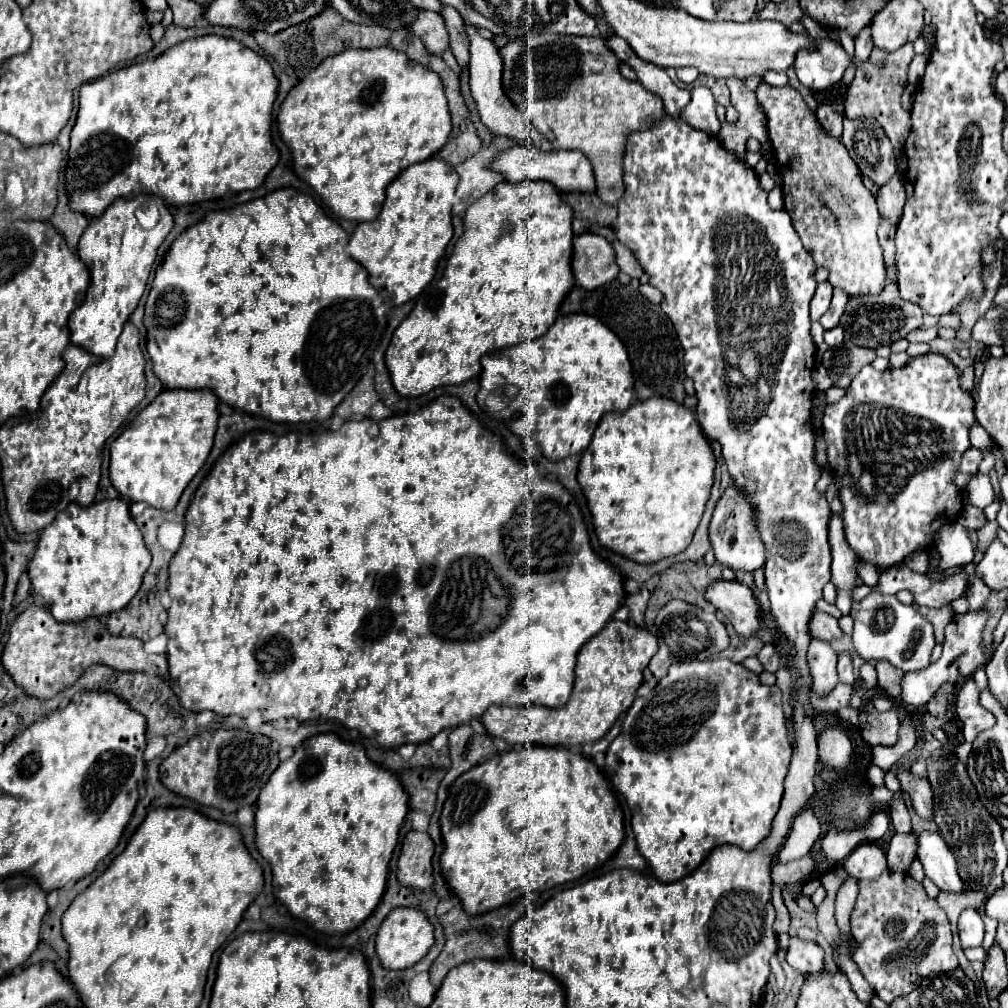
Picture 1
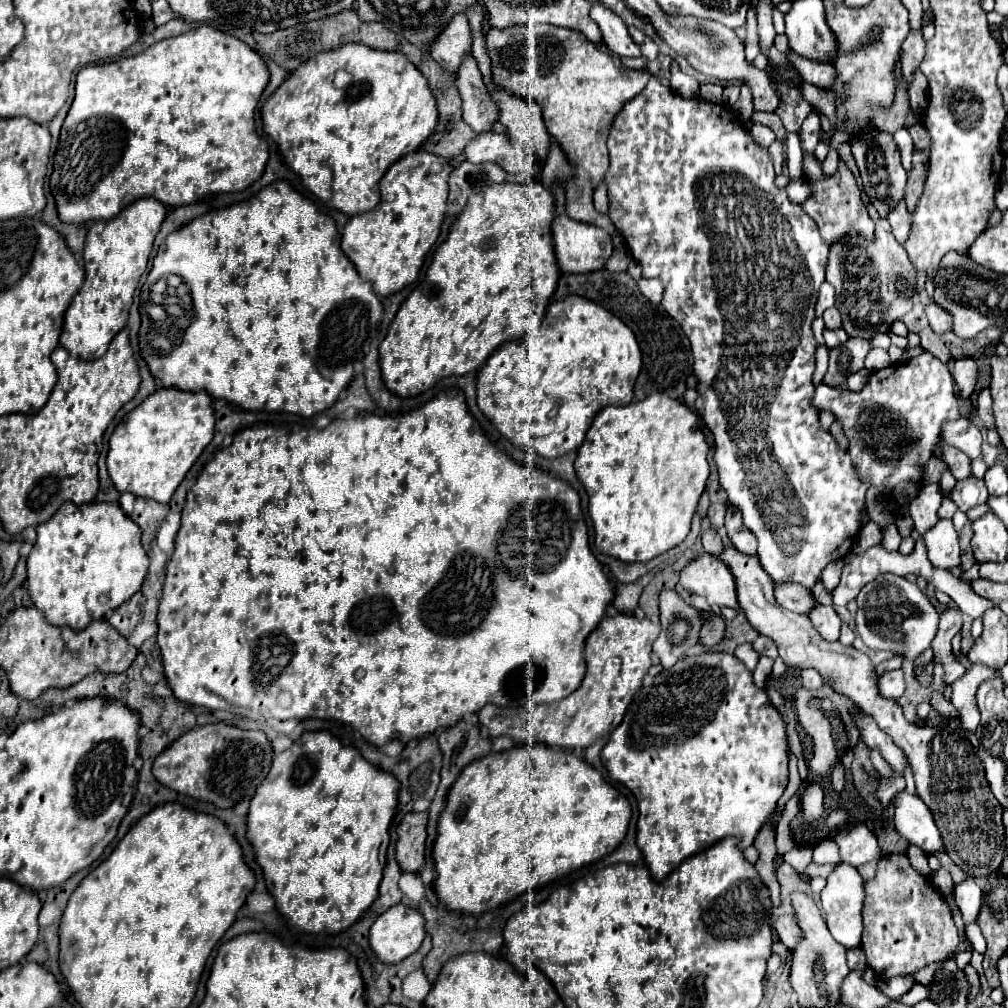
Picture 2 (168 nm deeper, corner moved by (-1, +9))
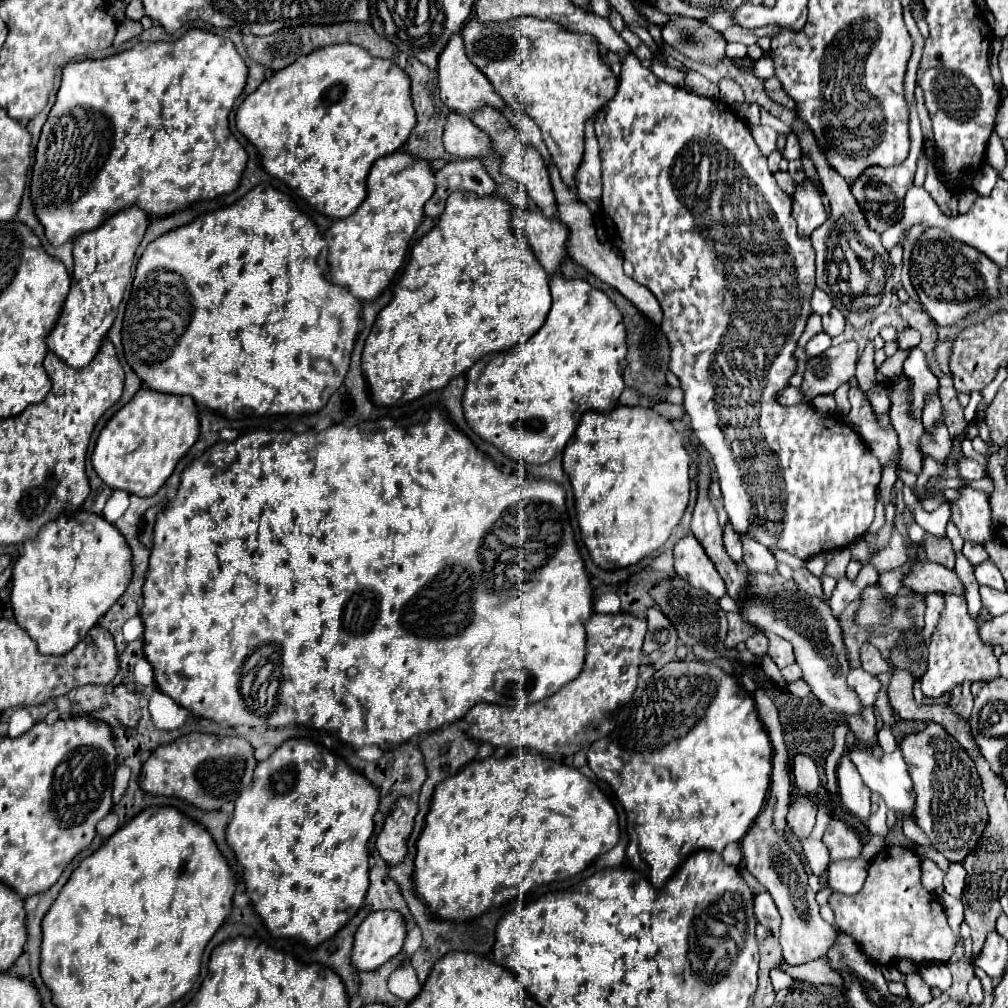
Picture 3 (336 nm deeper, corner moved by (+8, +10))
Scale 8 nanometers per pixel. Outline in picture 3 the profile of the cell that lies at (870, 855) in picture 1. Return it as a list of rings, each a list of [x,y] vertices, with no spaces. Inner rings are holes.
[[[832,819],[823,835],[823,843],[829,849],[831,861],[853,859],[861,853],[863,843],[860,834],[841,820]]]

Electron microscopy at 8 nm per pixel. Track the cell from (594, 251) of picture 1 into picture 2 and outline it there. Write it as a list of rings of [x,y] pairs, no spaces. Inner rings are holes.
[[[556,216],[552,224],[552,238],[554,238],[558,266],[562,272],[568,272],[568,274],[590,274],[590,272],[602,270],[606,260],[612,256],[612,240],[606,230],[594,224],[574,222],[568,216]]]

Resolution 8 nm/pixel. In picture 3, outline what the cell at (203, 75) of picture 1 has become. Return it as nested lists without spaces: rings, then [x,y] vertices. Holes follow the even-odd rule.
[[[189,29],[179,41],[151,41],[105,57],[67,63],[55,105],[37,141],[31,177],[31,201],[53,247],[97,229],[101,217],[137,205],[147,215],[167,217],[205,199],[237,189],[247,163],[245,149],[229,131],[229,111],[247,81],[247,67],[233,41]]]

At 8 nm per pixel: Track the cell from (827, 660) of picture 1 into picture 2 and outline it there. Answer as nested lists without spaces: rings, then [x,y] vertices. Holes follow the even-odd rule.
[[[816,606],[814,610],[810,610],[810,622],[812,626],[818,630],[818,634],[822,636],[822,640],[826,642],[838,642],[840,638],[840,618],[836,616],[832,606]]]

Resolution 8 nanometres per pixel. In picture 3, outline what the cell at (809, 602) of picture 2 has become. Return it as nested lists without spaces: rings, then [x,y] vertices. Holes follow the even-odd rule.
[[[741,535],[741,543],[743,543],[743,561],[751,573],[773,573],[773,575],[777,573],[777,561],[773,553],[765,549],[765,545],[753,541],[753,537],[749,535]]]

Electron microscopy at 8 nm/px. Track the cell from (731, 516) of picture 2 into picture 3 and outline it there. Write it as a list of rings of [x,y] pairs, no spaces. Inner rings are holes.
[[[725,539],[725,549],[727,549],[727,555],[729,555],[737,565],[743,563],[743,553],[741,553],[741,541],[739,541],[739,539]]]

